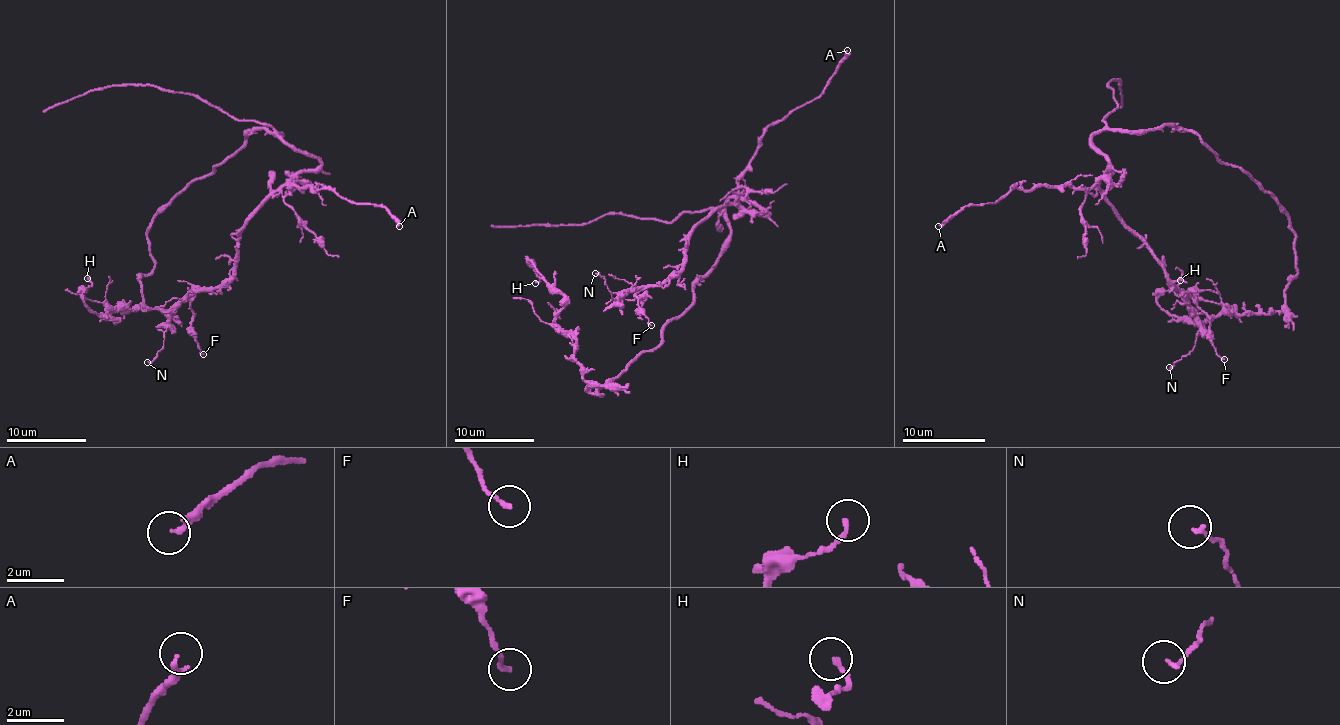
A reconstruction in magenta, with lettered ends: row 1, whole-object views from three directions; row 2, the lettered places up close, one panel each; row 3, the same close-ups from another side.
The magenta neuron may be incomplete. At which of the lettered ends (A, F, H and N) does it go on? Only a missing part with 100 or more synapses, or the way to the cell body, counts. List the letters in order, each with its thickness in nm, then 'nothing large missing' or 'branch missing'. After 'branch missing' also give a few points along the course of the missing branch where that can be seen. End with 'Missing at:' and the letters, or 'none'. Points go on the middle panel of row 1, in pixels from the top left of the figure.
A: calibre 200 nm; nothing large missing
F: calibre 150 nm; nothing large missing
H: calibre 170 nm; nothing large missing
N: calibre 130 nm; nothing large missing
Missing at: none

